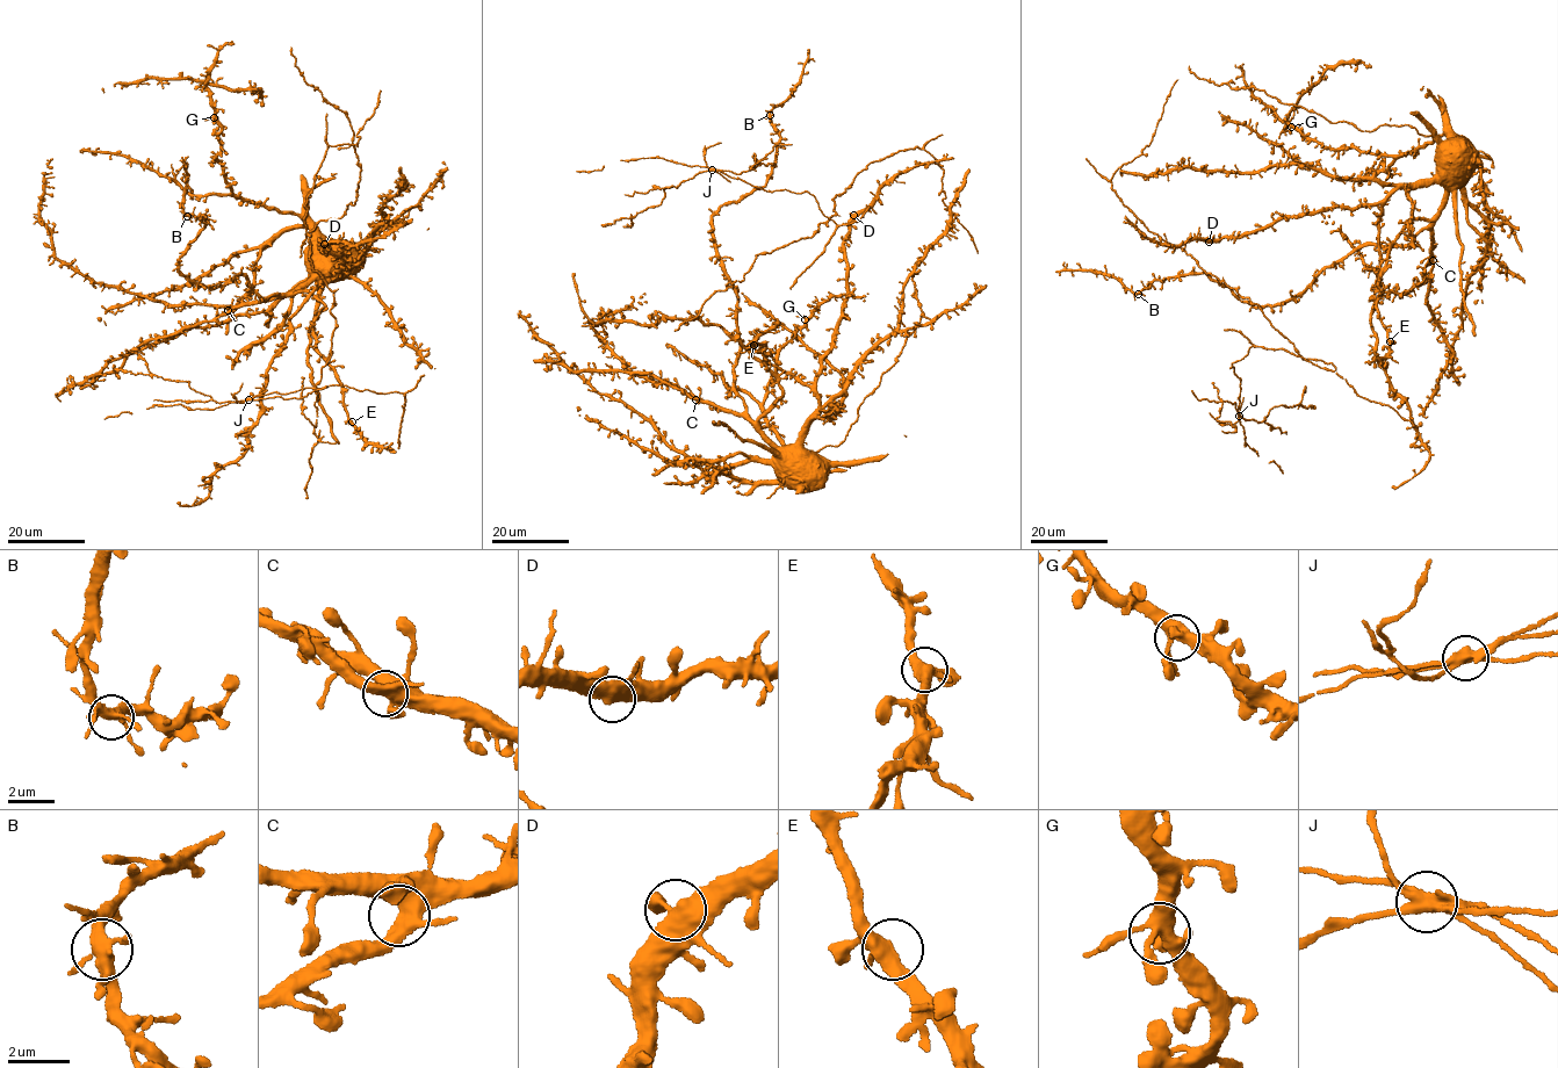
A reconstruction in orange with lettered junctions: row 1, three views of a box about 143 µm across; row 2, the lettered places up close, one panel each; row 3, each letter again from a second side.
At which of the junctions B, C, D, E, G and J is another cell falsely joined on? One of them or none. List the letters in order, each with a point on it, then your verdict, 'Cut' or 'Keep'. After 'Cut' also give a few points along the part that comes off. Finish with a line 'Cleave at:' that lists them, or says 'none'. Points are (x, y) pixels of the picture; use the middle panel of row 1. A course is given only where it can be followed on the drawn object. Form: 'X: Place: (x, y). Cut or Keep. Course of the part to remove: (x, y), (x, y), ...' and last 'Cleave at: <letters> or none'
B: Place: (770, 115). Keep
C: Place: (695, 399). Keep
D: Place: (853, 215). Keep
E: Place: (754, 345). Keep
G: Place: (805, 319). Keep
J: Place: (712, 170). Cut. Course of the part to remove: (712, 170), (697, 173), (677, 187), (666, 187), (660, 204), (601, 224)
Cleave at: J

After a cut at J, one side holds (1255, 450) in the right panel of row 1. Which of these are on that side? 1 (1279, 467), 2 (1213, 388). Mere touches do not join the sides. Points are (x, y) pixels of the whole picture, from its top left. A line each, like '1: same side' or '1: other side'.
1: same side
2: other side

